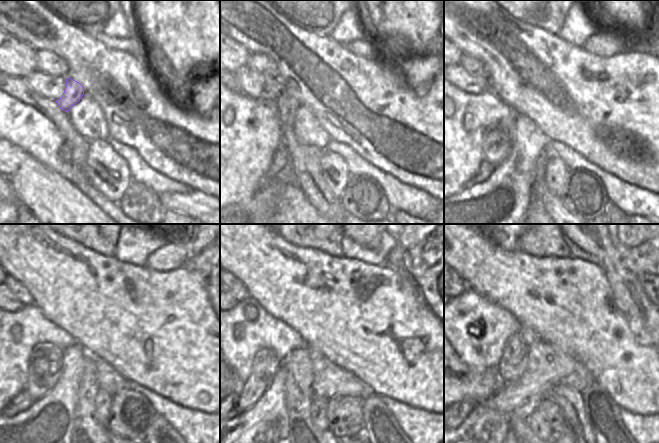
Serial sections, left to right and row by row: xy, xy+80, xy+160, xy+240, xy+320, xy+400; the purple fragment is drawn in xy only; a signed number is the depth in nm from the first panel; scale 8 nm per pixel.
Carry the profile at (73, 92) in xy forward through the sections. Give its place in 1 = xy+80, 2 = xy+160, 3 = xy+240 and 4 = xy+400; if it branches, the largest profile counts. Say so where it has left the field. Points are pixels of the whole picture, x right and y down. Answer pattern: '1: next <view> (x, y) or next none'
1: next xy+80 (287, 105)
2: next xy+160 (498, 141)
3: next xy+240 (45, 368)
4: next xy+400 (464, 407)

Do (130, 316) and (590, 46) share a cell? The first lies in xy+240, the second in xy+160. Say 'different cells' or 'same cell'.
different cells

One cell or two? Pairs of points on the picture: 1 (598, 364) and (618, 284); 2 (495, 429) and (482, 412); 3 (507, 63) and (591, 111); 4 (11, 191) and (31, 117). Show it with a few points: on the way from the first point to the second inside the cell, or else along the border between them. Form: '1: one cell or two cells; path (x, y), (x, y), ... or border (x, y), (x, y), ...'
1: two cells; border (612, 301), (616, 306)
2: one cell; path (491, 425), (482, 416)
3: one cell; path (528, 67), (570, 94)
4: two cells; border (10, 141), (27, 151), (40, 163)

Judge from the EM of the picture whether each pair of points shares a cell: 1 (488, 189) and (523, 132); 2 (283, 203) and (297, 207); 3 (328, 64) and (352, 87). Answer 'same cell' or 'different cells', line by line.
1: same cell
2: same cell
3: same cell

